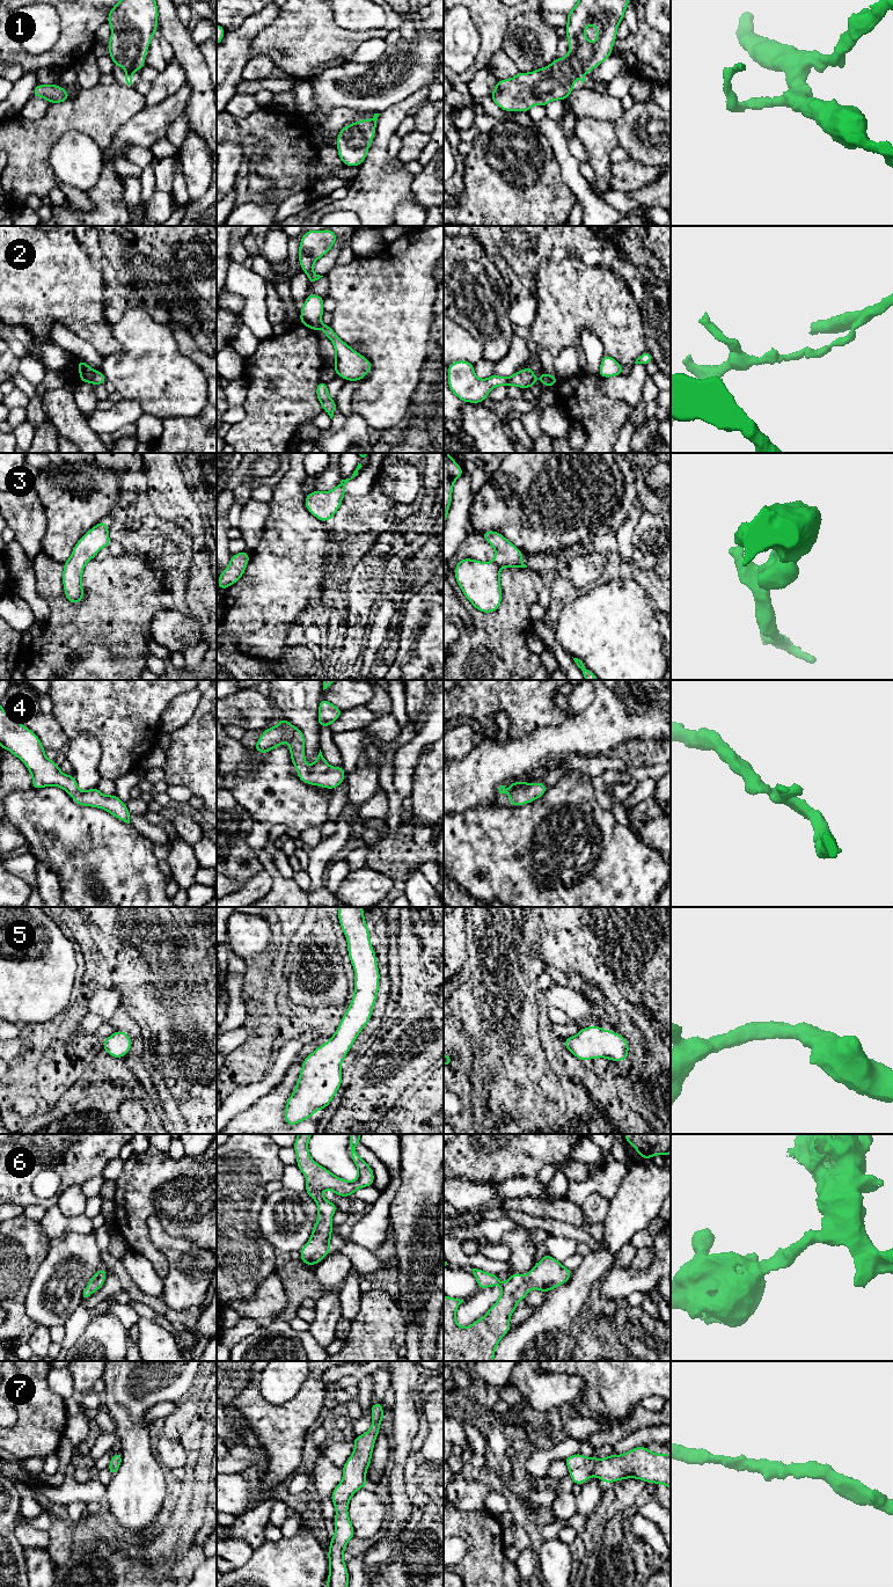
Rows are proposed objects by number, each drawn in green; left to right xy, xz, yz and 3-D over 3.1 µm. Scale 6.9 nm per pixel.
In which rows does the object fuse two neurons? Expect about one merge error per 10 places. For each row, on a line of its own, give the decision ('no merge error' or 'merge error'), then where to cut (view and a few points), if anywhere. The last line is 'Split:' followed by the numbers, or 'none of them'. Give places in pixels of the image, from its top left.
1: no merge error; cut none
2: merge error; cut xy (94, 372), (89, 381)
3: no merge error; cut none
4: no merge error; cut none
5: no merge error; cut none
6: no merge error; cut none
7: no merge error; cut none
Split: 2

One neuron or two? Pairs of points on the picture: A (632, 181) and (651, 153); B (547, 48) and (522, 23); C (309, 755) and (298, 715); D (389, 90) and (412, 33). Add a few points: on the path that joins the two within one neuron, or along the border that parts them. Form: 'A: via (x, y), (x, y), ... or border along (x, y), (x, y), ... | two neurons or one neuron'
A: border along (630, 159), (658, 167) | two neurons
B: via (540, 41), (527, 30) | one neuron
C: via (310, 745), (310, 728), (308, 725) | one neuron
D: border along (419, 30), (412, 41), (402, 38) | two neurons

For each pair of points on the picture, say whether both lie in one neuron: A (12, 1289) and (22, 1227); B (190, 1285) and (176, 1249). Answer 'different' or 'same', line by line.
A: same
B: same

